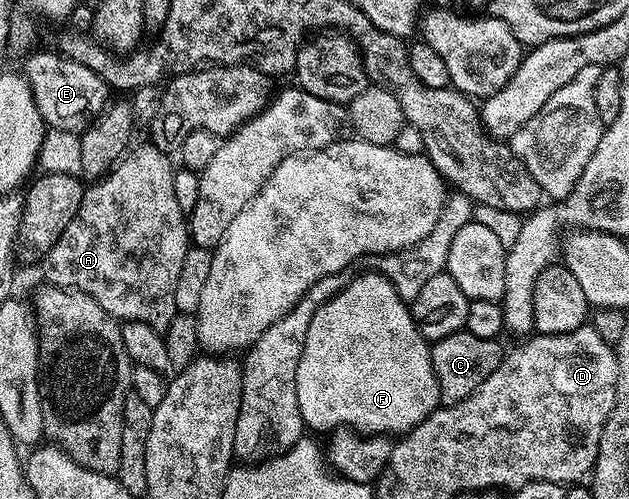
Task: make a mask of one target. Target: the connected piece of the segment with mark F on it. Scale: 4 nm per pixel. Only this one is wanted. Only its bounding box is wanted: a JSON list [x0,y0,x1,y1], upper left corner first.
[297,272,439,436]

